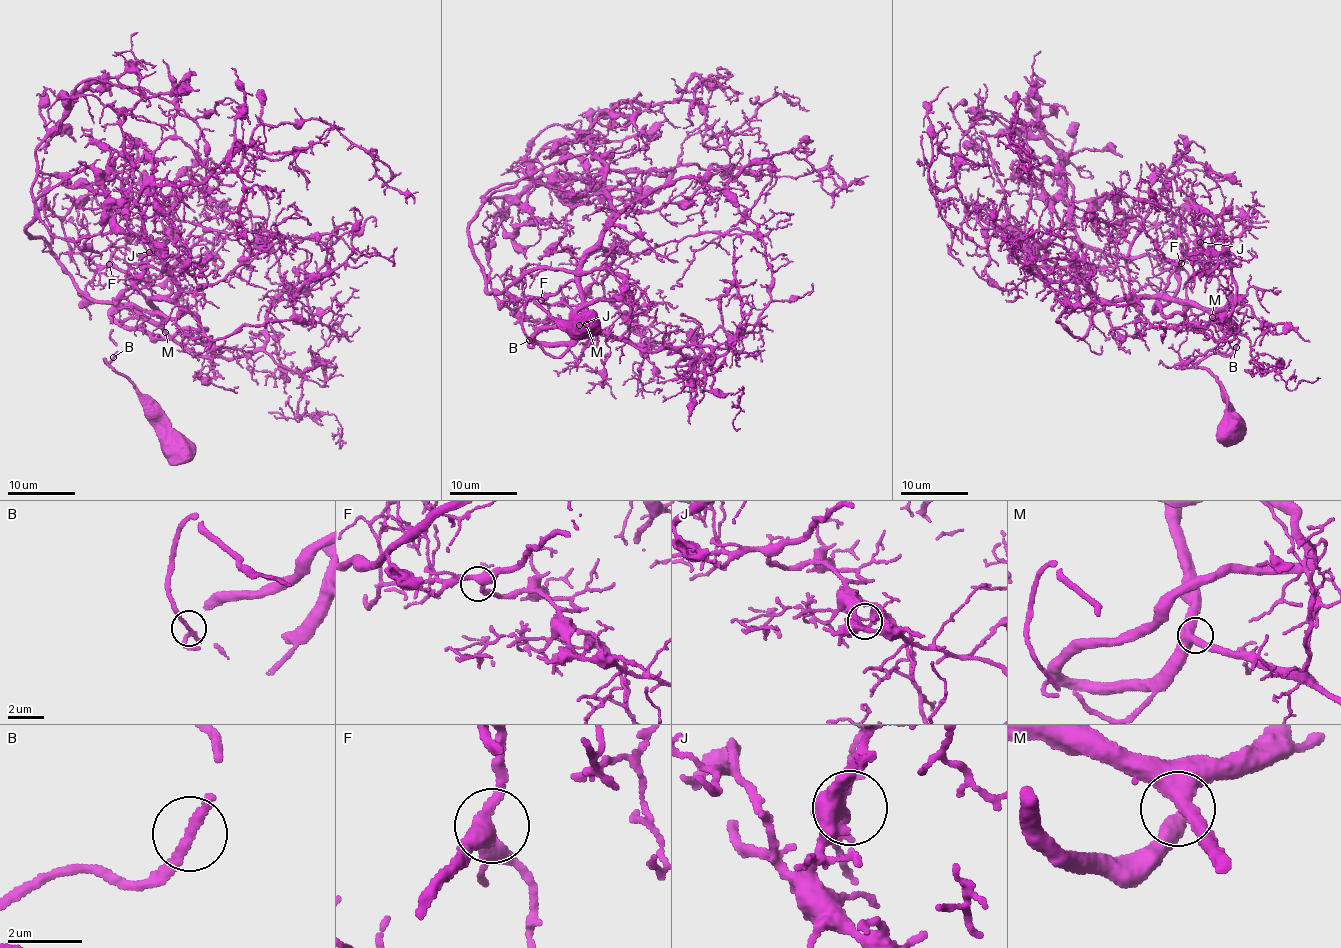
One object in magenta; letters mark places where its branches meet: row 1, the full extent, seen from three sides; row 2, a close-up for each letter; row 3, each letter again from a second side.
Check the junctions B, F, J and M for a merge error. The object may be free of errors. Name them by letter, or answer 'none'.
none

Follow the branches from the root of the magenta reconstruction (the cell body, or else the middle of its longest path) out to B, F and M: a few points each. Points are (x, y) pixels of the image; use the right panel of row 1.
B: (1232, 432), (1228, 426), (1229, 398), (1221, 383), (1197, 365), (1213, 353), (1230, 355), (1236, 347)
F: (1232, 432), (1229, 398), (1197, 365), (1234, 347), (1244, 302), (1180, 305), (1165, 292), (1181, 263)
M: (1232, 432), (1229, 398), (1197, 365), (1234, 347), (1241, 329), (1233, 319), (1244, 302), (1212, 317)

